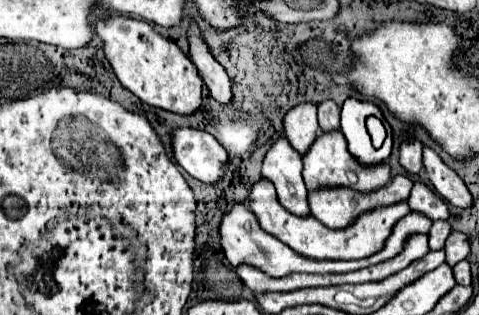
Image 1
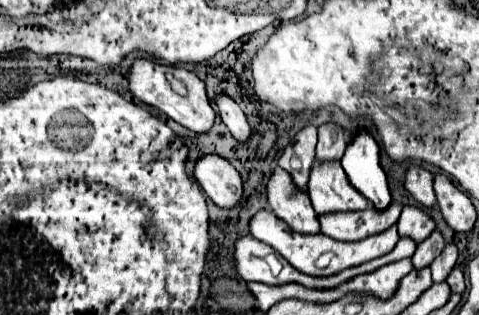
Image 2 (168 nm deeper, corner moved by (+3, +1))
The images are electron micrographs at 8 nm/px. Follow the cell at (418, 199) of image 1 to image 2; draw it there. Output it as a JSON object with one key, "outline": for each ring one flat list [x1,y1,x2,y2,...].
{"outline":[[404,206,396,226,400,238,412,238,416,244,424,242,428,234,432,234,434,230,432,218,422,208,414,208,414,206]]}

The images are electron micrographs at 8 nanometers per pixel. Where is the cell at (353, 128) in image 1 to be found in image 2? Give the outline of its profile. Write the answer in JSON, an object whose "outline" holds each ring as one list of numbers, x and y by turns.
{"outline":[[358,132,348,144,342,158,342,168,348,182,372,204,376,210,386,210,392,202,386,174,380,166,380,148,368,132]]}

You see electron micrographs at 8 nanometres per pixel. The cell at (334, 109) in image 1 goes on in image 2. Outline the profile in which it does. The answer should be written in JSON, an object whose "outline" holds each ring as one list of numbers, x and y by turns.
{"outline":[[326,124,318,128,318,146,316,146,316,162,334,162,344,156,346,140,344,132,338,126]]}

